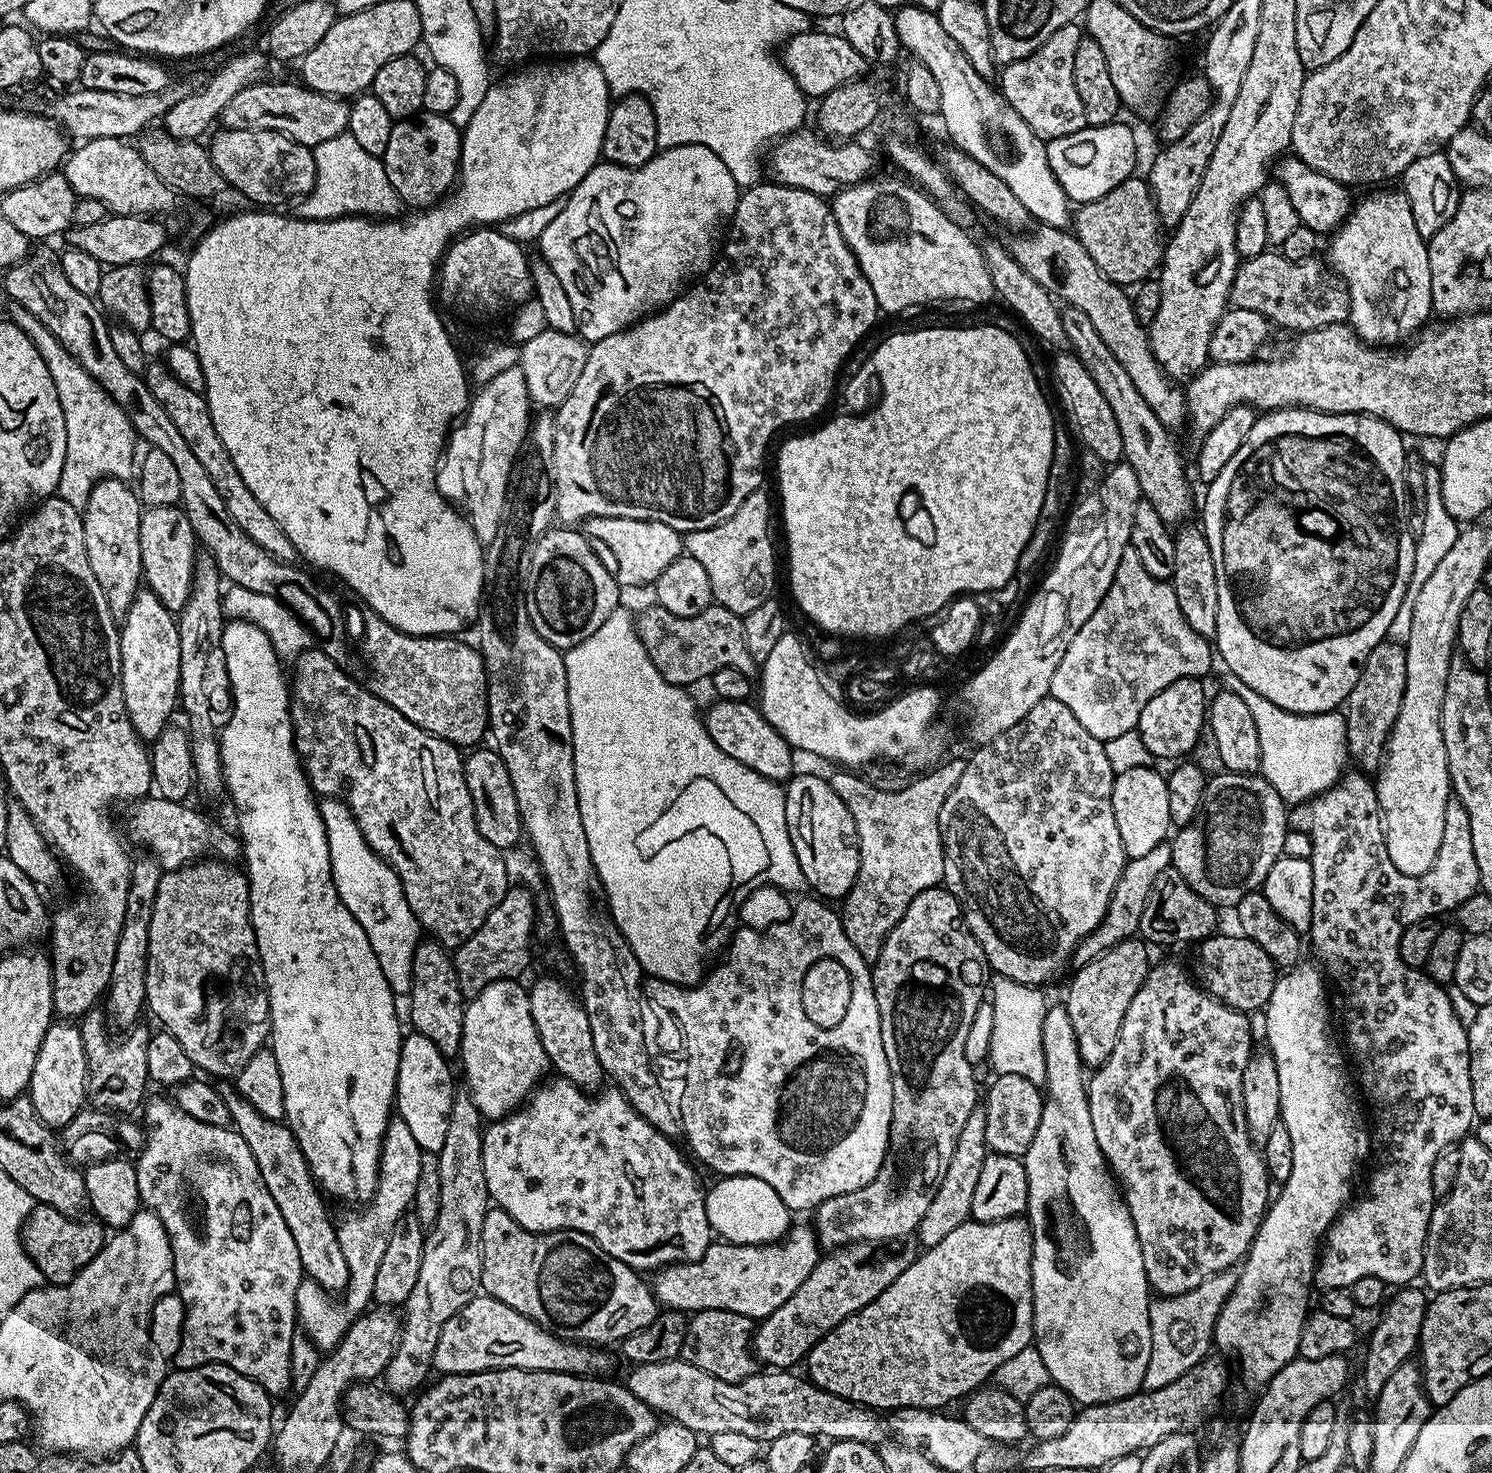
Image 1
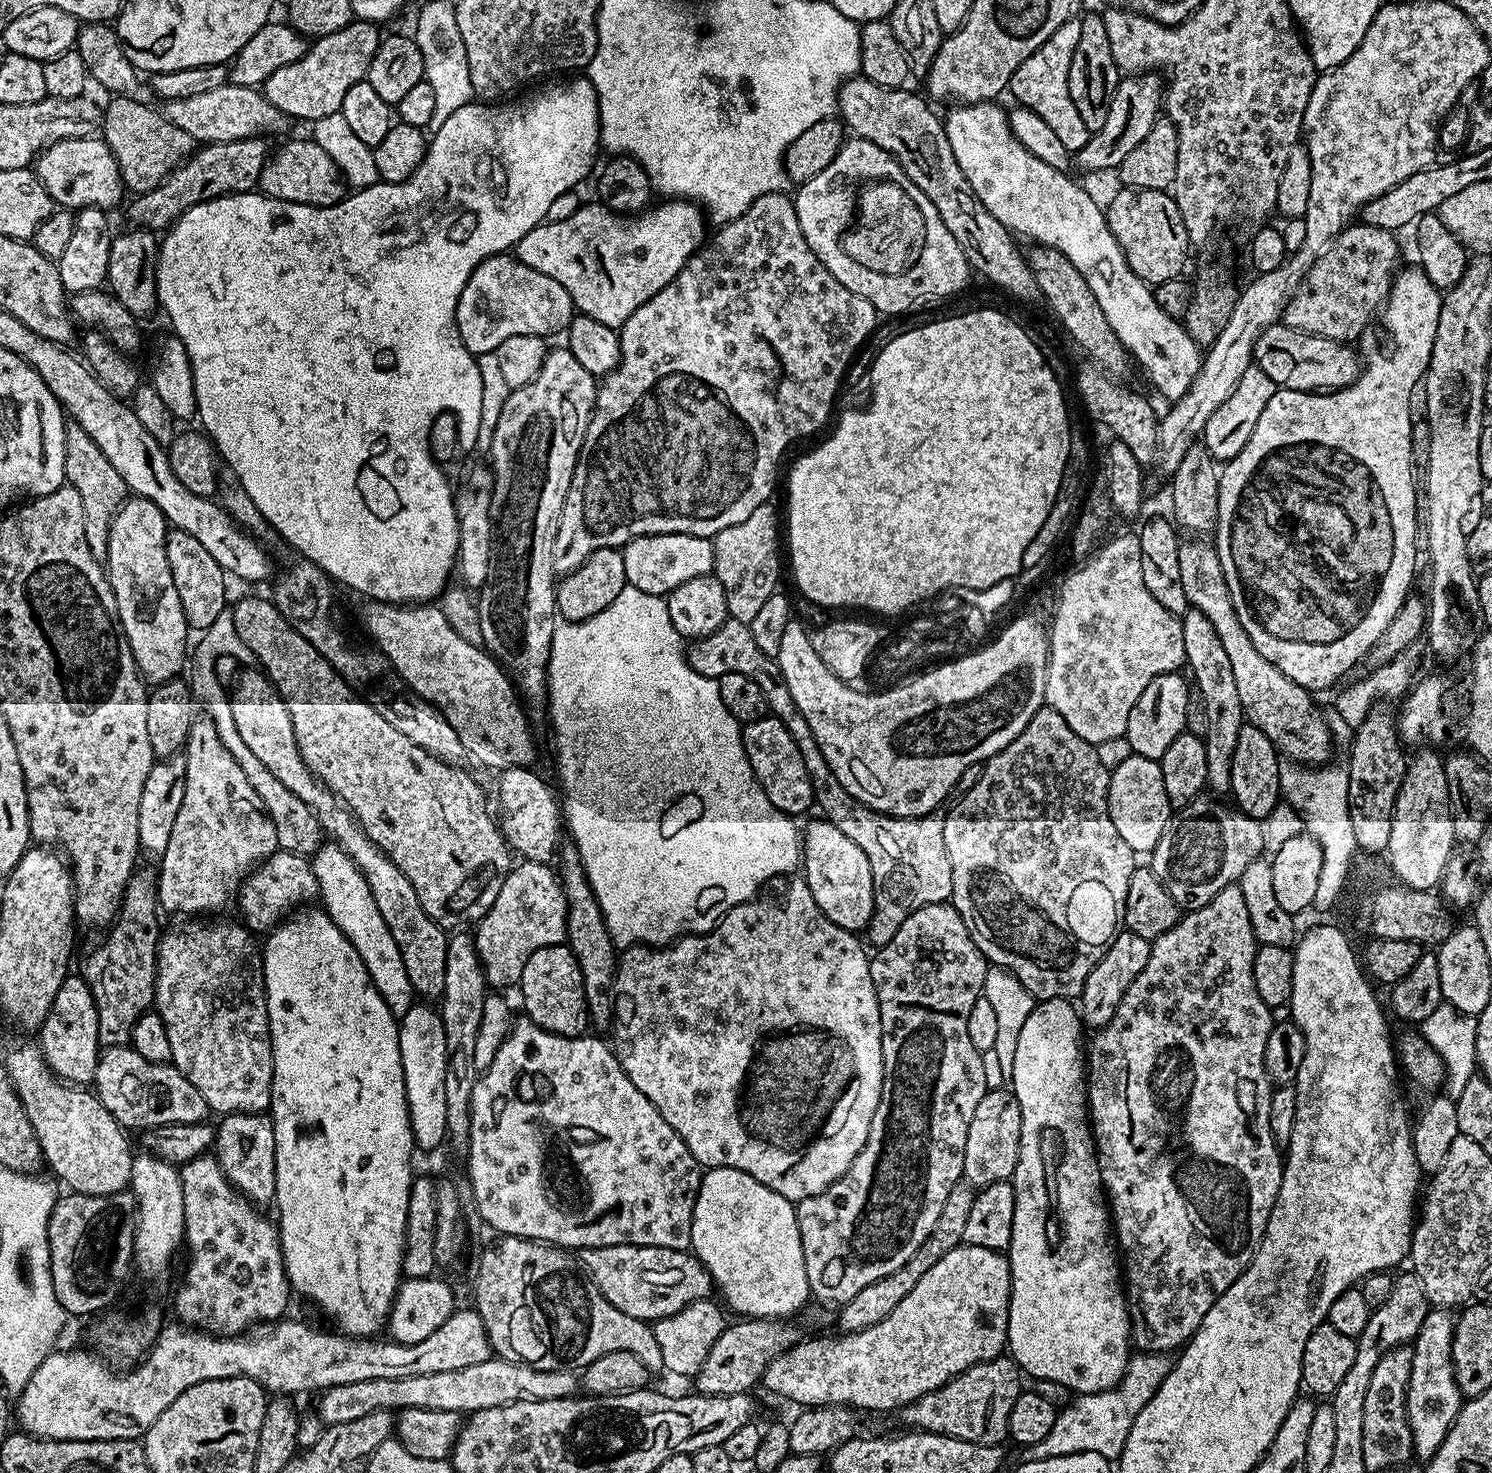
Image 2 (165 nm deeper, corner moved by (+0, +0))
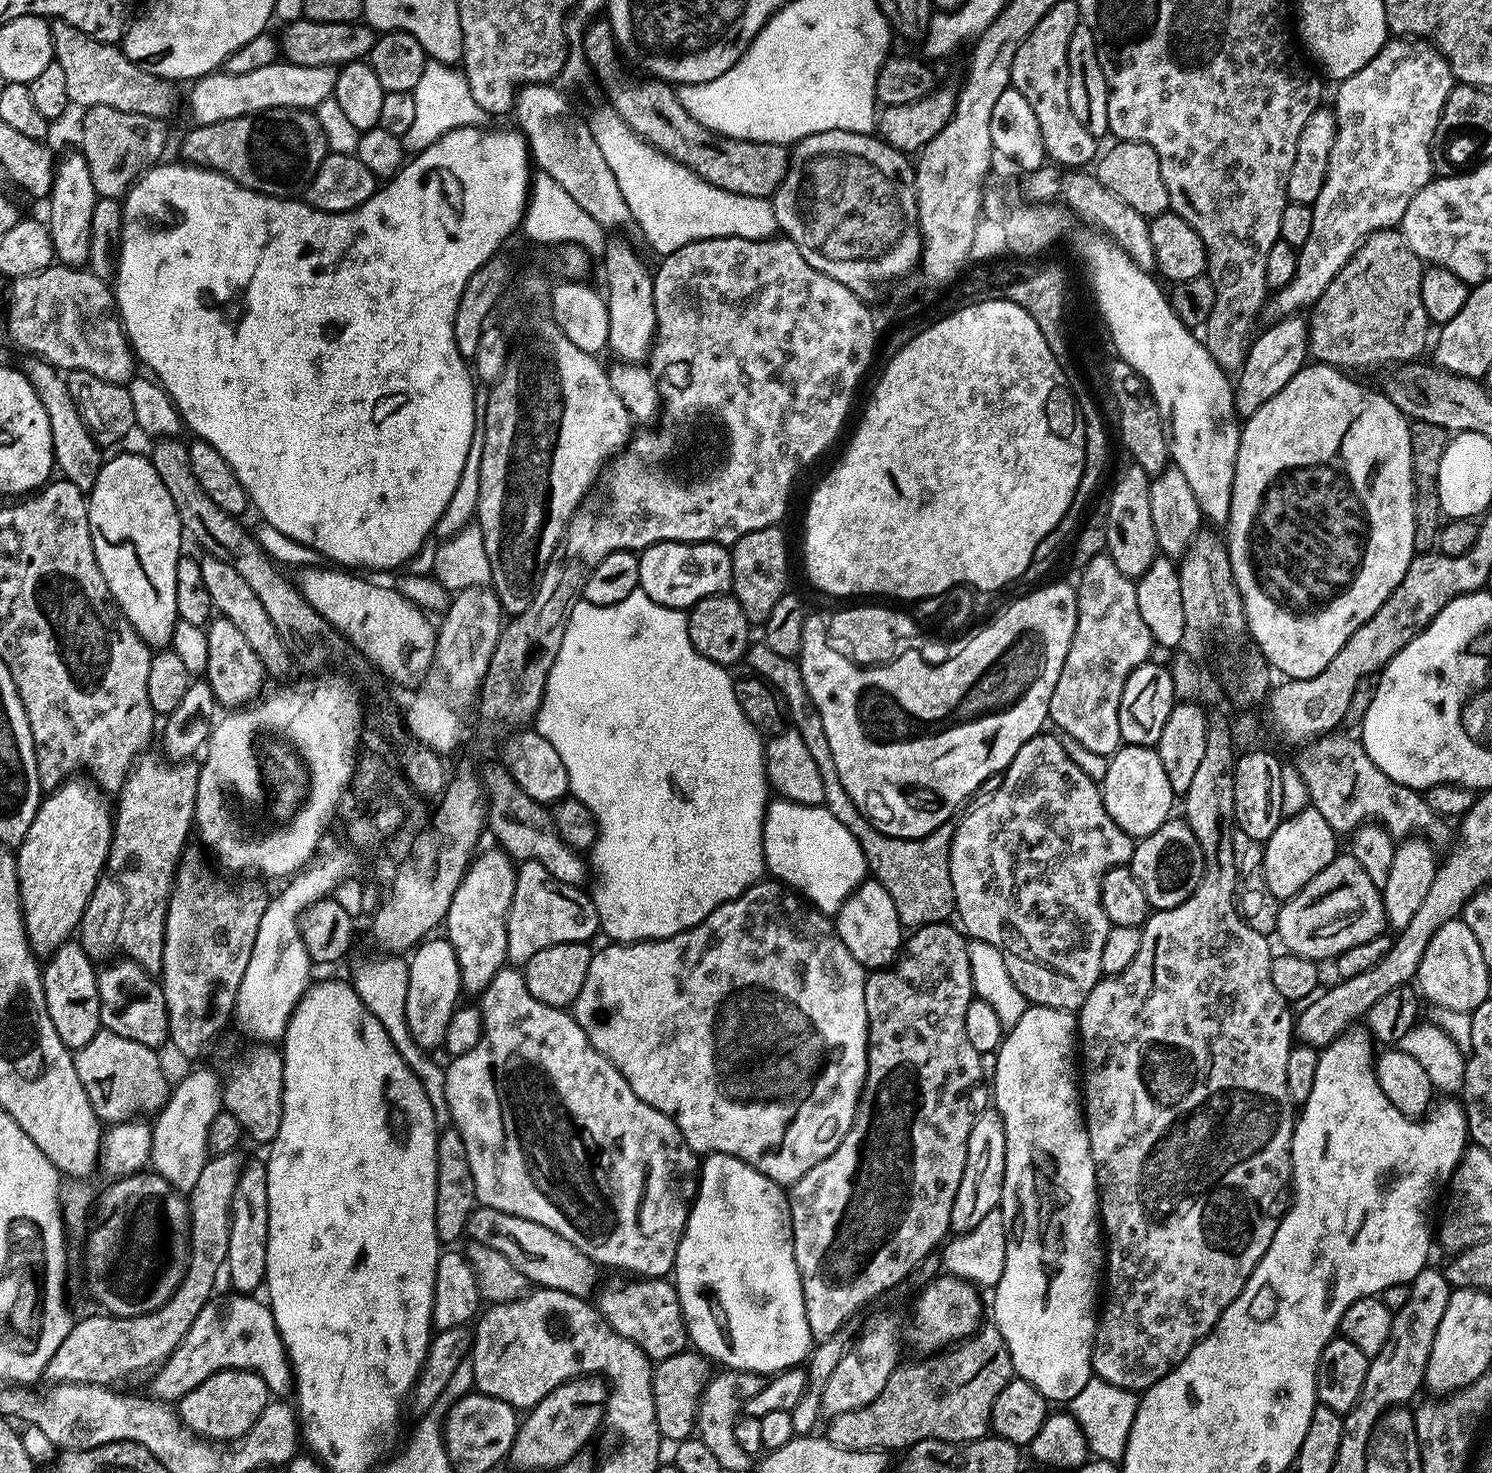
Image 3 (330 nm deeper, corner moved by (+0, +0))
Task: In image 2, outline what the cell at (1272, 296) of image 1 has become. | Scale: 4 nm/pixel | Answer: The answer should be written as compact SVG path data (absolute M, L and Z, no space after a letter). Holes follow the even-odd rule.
M1353 222L1343 228L1308 268L1299 288L1285 304L1283 323L1322 338L1359 341L1392 288L1392 279L1401 263L1400 244L1396 239L1393 233L1363 222Z

